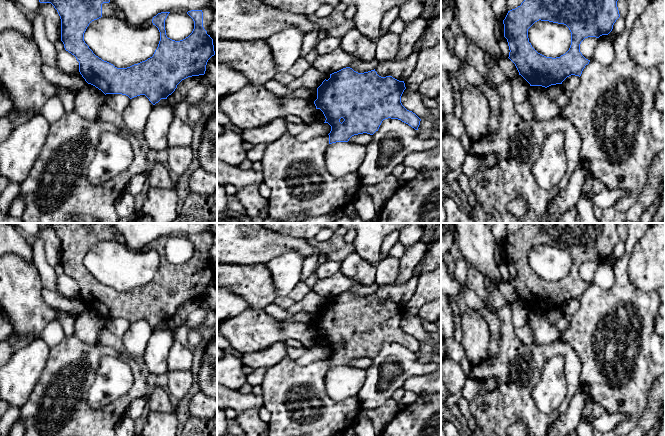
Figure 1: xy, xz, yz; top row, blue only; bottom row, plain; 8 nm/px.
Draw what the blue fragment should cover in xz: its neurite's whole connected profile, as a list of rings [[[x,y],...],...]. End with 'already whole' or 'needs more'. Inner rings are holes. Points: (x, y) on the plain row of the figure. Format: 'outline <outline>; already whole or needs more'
outline [[[350,291],[343,292],[330,298],[328,304],[324,304],[317,312],[317,323],[314,325],[316,333],[320,333],[331,350],[329,368],[336,366],[348,366],[349,363],[358,358],[367,357],[373,359],[378,355],[383,344],[391,342],[398,343],[418,354],[421,343],[412,335],[407,334],[401,327],[401,320],[406,313],[404,305],[399,305],[392,300],[381,301],[374,294],[358,297]]]; already whole

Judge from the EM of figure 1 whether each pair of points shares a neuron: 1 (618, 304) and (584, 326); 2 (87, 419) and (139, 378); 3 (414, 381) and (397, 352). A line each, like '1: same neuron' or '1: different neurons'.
1: same neuron
2: same neuron
3: different neurons

